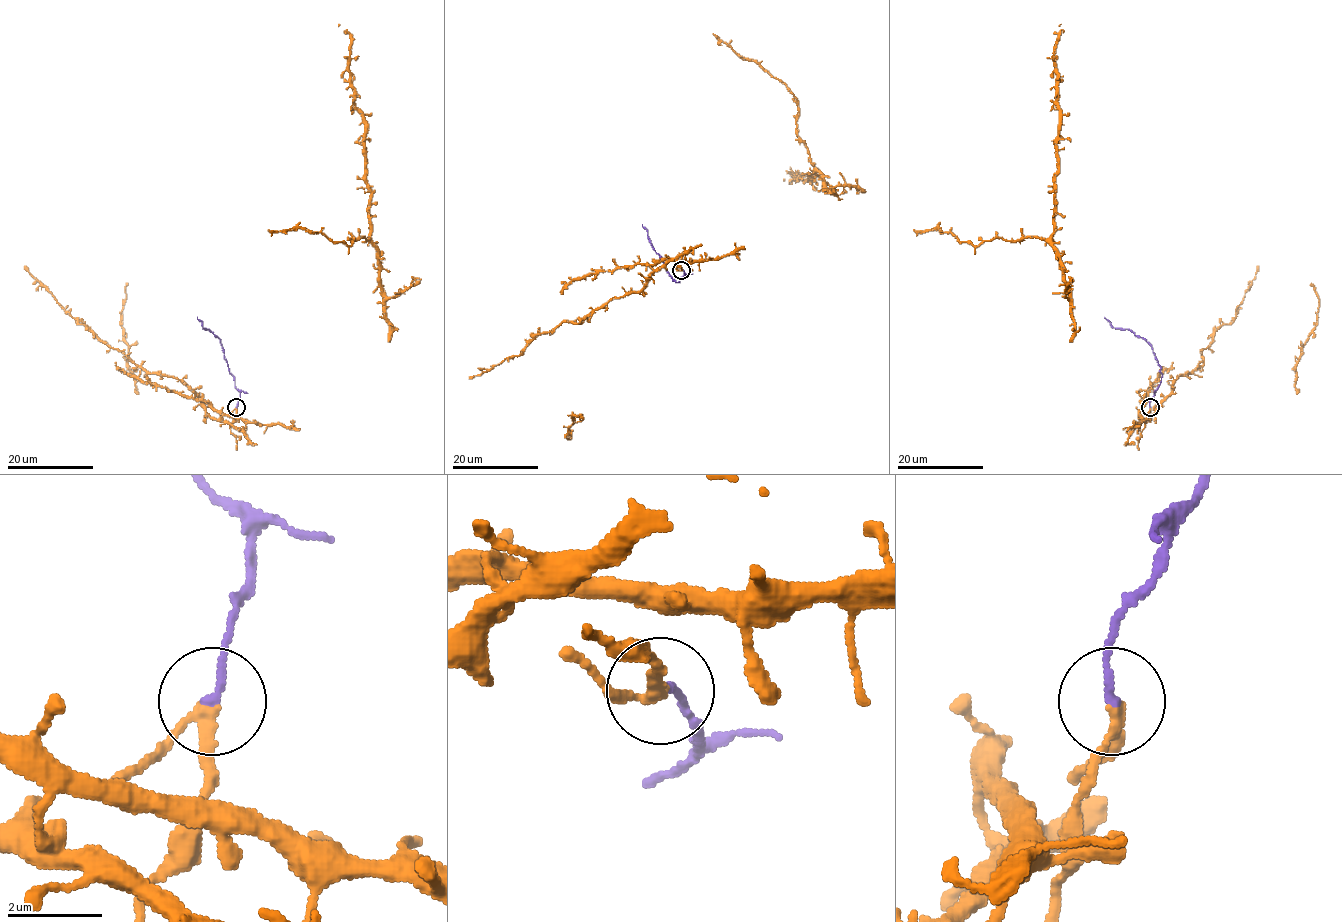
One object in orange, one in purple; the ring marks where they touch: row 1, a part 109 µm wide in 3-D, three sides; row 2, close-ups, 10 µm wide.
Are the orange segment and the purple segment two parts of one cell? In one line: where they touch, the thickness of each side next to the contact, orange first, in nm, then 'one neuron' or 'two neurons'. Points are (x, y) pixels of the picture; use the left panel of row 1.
place (236, 407); calibres 200 and 180 nm; one neuron

